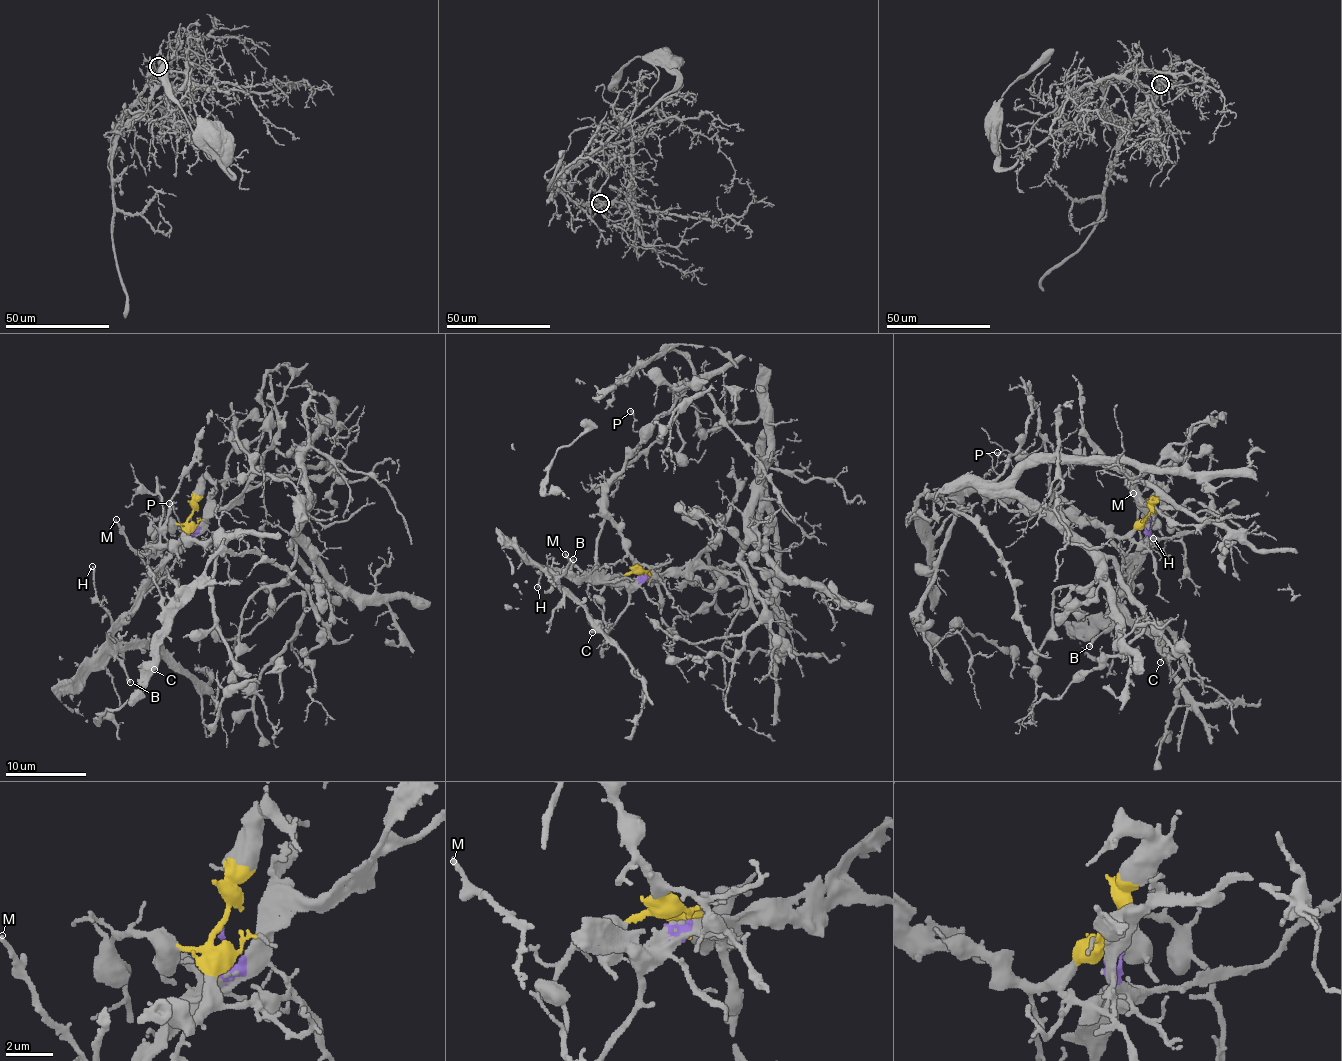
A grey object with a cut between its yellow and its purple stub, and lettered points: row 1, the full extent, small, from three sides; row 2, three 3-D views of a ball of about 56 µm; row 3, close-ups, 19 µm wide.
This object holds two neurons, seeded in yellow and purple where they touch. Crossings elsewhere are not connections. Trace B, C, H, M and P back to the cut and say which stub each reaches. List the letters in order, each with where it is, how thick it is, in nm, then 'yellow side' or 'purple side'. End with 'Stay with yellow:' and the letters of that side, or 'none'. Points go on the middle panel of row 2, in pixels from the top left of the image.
B: place (573, 559); calibre 200 nm; purple side
C: place (592, 632); calibre 140 nm; purple side
H: place (537, 587); calibre 160 nm; purple side
M: place (565, 554); calibre 180 nm; purple side
P: place (630, 411); calibre 150 nm; yellow side
Stay with yellow: P

